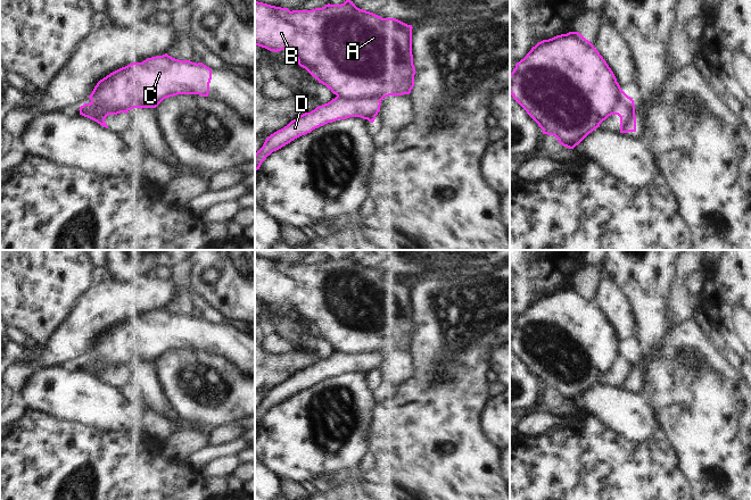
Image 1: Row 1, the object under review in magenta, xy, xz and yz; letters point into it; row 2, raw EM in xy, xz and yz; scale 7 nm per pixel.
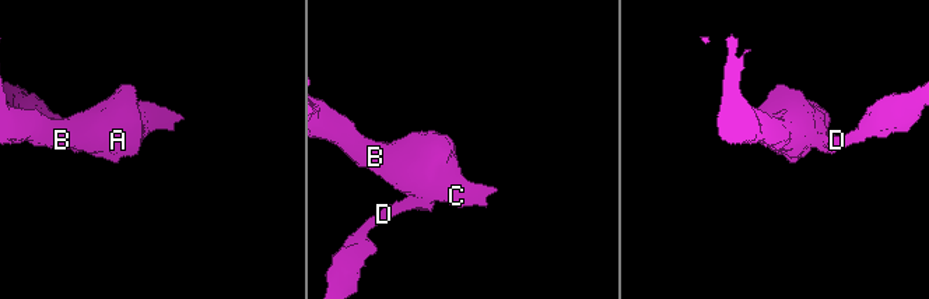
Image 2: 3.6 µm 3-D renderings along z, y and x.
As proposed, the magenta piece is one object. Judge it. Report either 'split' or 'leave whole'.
split

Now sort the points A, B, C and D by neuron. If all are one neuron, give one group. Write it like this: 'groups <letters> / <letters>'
groups A B C / D

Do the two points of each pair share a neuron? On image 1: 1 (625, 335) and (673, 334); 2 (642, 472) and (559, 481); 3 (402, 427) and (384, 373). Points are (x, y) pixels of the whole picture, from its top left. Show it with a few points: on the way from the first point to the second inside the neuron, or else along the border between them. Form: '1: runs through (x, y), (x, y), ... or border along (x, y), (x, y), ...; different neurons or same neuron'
1: border along (629, 305), (634, 311), (636, 331); different neurons
2: runs through (621, 481), (579, 481); same neuron
3: border along (413, 377), (380, 392); different neurons

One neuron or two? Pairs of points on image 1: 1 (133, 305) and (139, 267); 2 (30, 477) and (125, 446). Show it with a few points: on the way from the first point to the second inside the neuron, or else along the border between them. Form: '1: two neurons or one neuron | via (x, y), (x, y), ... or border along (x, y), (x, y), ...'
1: two neurons | border along (154, 273), (146, 274), (140, 278), (110, 280)
2: one neuron | via (54, 469), (69, 469), (88, 457), (101, 453)

